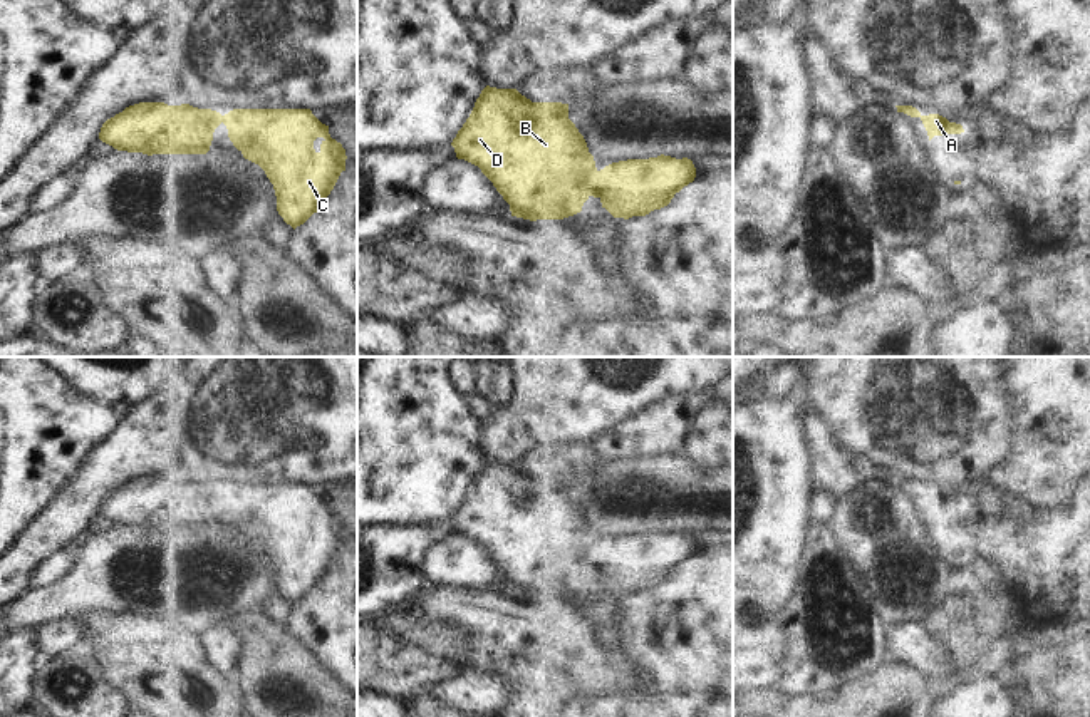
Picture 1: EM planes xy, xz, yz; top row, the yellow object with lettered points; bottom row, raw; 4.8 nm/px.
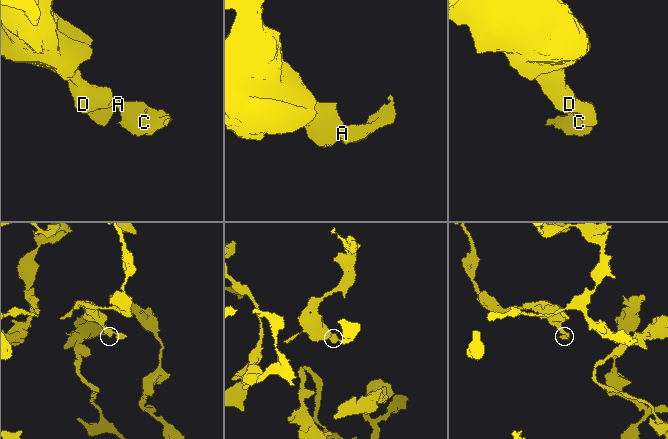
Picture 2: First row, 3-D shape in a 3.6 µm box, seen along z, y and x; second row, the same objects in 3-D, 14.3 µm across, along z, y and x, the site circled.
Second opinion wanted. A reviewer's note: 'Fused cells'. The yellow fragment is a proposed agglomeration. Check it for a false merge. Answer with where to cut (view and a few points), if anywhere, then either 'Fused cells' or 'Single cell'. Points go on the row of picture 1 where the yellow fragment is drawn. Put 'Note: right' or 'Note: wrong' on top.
Note: wrong
No split. Single cell.

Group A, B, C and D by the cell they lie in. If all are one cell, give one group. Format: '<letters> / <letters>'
A B C D

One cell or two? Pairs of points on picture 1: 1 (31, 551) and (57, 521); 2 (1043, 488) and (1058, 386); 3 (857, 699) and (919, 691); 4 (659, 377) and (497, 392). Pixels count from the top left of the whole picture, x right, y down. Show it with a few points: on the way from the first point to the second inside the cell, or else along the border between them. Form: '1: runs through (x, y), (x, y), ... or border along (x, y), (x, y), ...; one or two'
1: runs through (34, 545), (51, 528); one
2: runs through (1045, 463), (1058, 439), (1058, 411); one
3: runs through (872, 699), (904, 697); one
4: border along (512, 374), (510, 397), (502, 406), (492, 407); two

